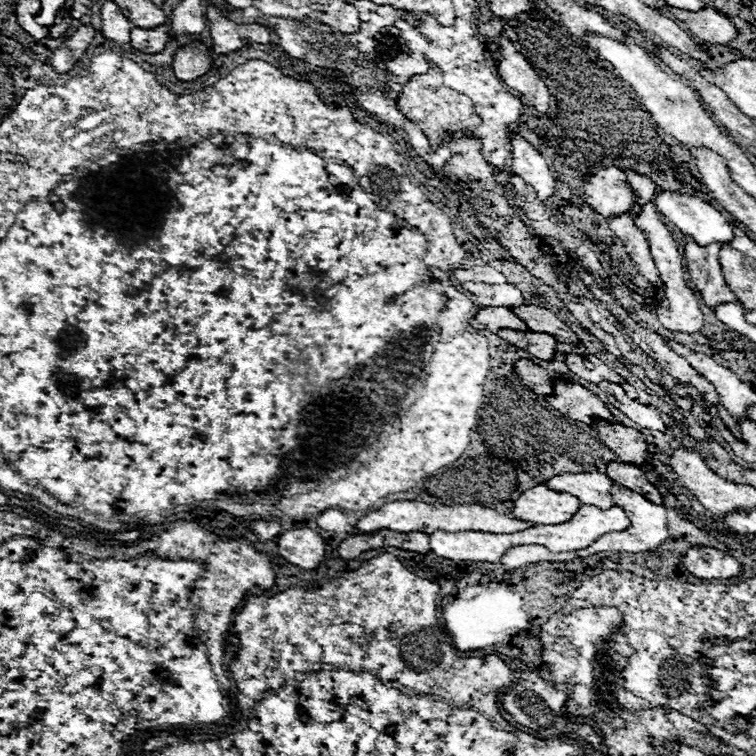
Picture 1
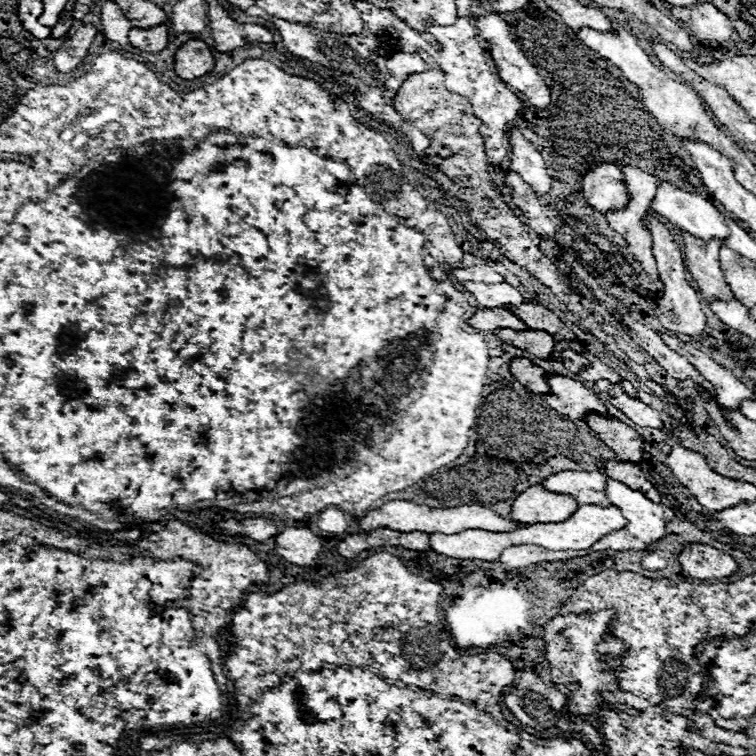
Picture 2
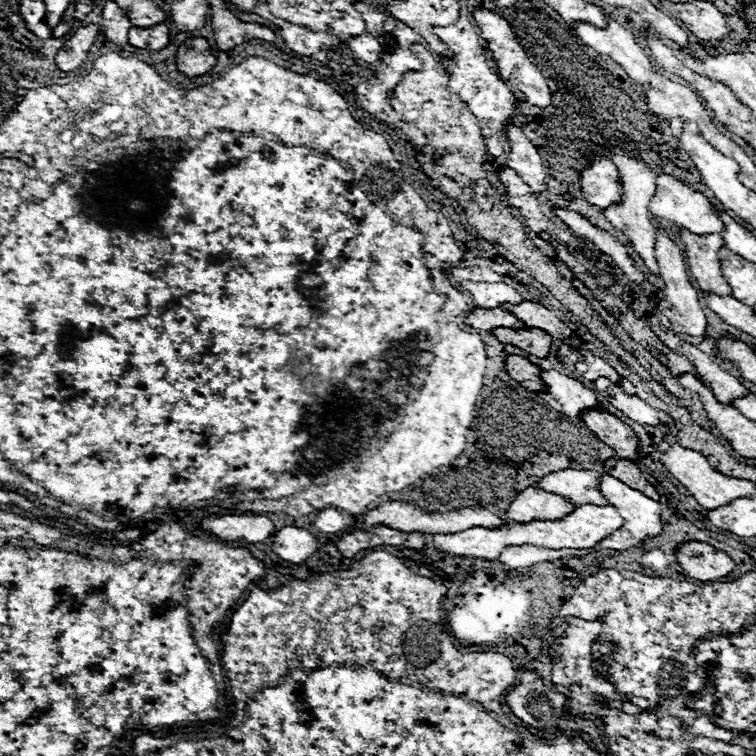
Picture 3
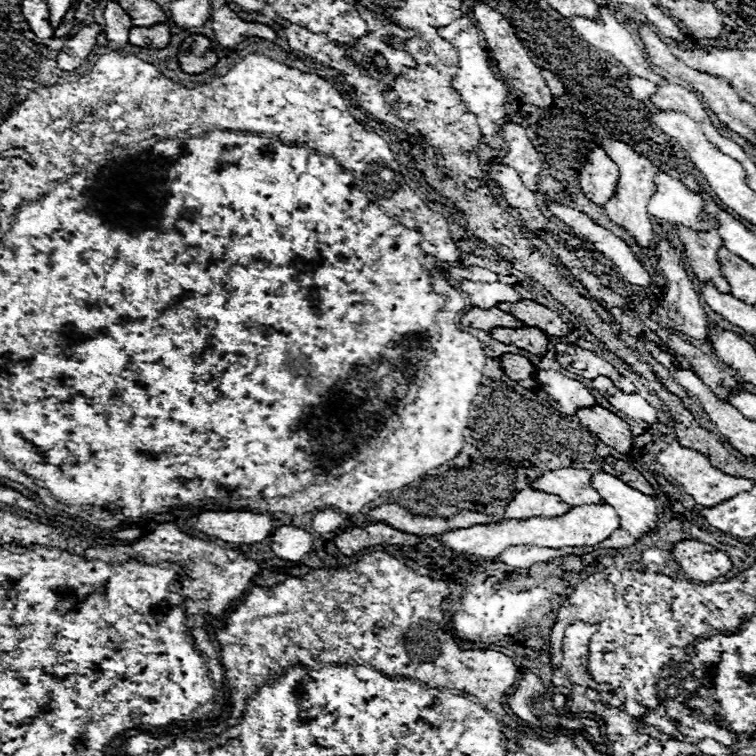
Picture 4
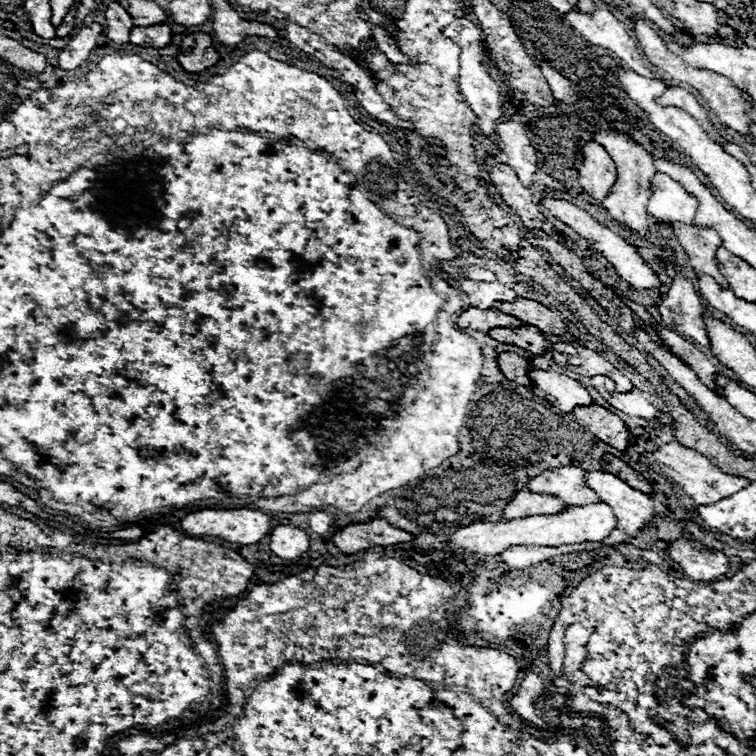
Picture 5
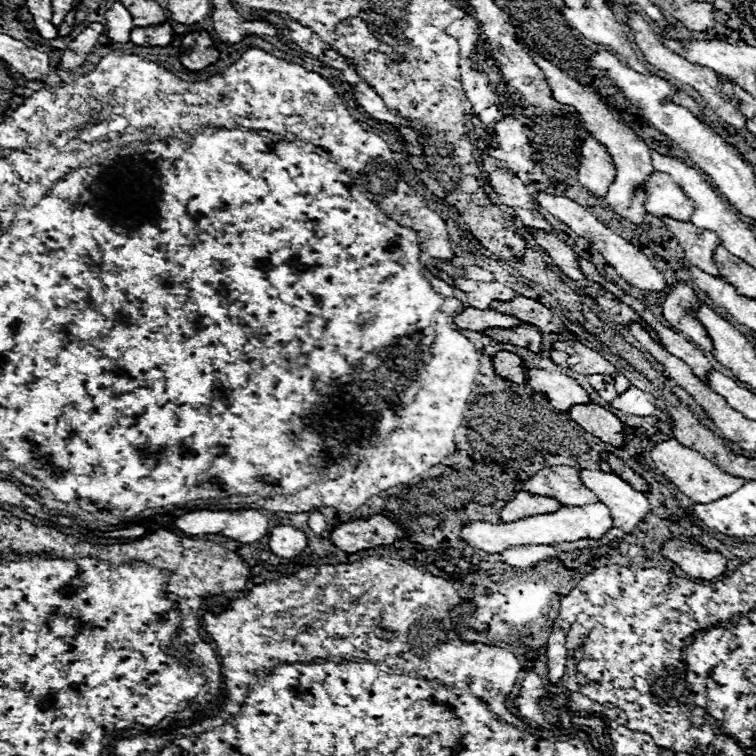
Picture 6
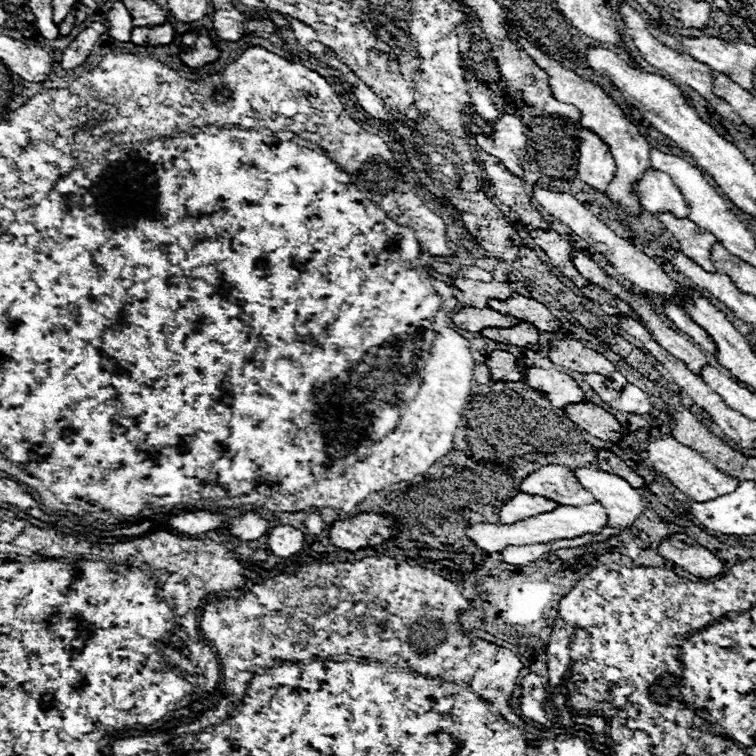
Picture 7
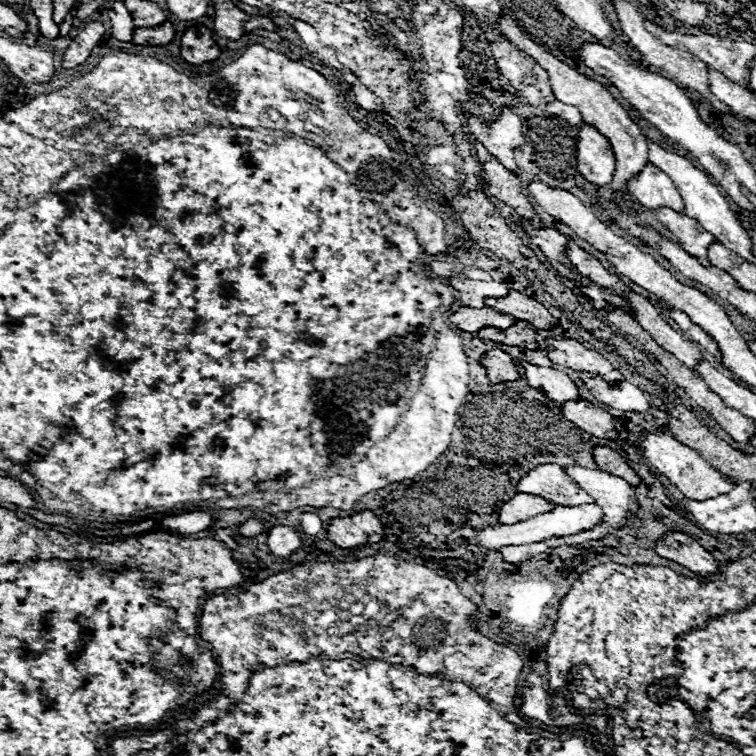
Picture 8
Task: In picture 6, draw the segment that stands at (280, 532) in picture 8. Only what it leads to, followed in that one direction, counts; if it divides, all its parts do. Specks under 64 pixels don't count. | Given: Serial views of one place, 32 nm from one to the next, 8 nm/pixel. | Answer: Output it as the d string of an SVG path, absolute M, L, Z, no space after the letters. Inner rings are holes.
M276 526L270 530L270 550L280 558L294 558L306 548L306 534L294 526Z

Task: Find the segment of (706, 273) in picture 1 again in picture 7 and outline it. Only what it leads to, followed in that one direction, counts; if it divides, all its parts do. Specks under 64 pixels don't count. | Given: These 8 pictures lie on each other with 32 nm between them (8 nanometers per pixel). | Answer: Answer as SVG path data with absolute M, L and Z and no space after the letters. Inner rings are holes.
M660 212L656 216L676 236L686 256L692 256L692 260L696 260L702 268L714 270L714 264L710 260L710 248L718 242L716 236L712 236L704 228L698 228L688 218L676 218L672 212Z

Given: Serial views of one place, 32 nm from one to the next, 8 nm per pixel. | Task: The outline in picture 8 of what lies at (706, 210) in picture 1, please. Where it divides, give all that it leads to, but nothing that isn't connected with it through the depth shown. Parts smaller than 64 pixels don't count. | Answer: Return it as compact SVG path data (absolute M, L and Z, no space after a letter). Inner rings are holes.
M646 164L634 178L626 182L626 190L644 206L656 210L658 206L670 206L676 210L684 210L684 202L680 192L668 174L664 174L654 164Z

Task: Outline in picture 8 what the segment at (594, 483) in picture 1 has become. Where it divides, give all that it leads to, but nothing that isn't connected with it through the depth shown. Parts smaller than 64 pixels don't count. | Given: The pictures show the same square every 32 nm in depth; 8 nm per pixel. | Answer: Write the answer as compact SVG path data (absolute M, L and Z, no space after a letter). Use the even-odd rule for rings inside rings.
M540 464L532 468L518 480L516 490L528 492L532 496L544 496L544 500L552 500L556 506L580 506L594 502L576 482L564 474L562 466L558 464Z

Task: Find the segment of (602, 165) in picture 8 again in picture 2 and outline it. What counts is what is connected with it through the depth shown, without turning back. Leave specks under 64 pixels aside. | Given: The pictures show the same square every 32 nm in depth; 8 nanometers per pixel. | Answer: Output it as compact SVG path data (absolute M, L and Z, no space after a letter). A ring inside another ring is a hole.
M600 162L582 178L582 192L590 206L606 214L612 208L624 208L628 194L624 176L616 164Z

